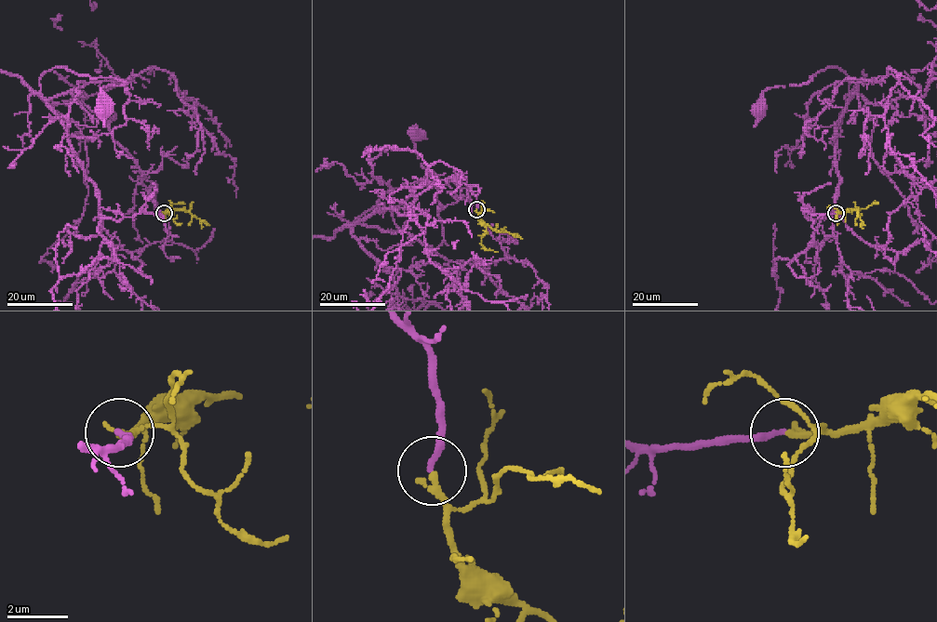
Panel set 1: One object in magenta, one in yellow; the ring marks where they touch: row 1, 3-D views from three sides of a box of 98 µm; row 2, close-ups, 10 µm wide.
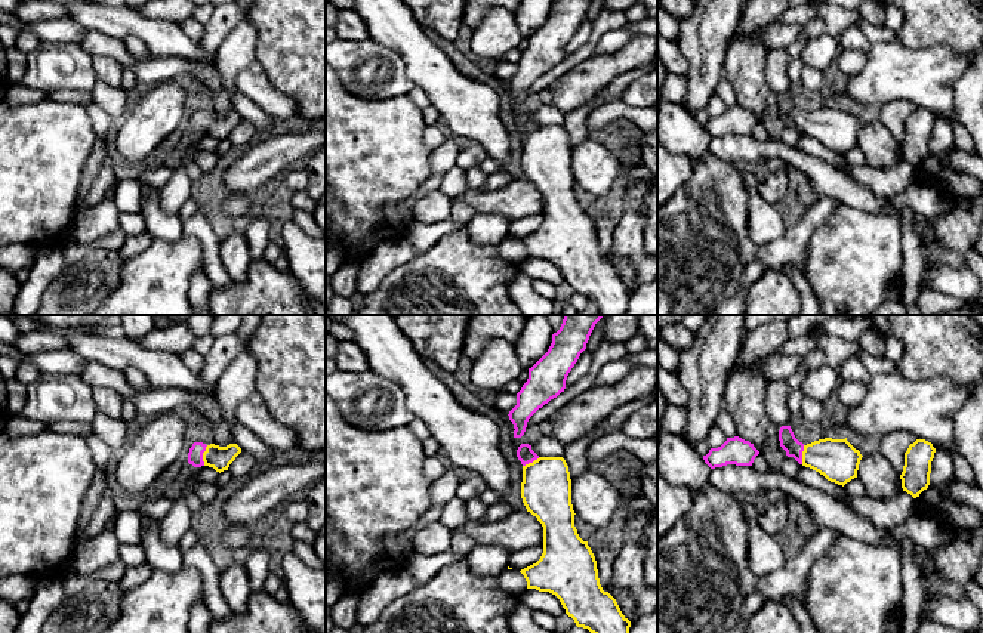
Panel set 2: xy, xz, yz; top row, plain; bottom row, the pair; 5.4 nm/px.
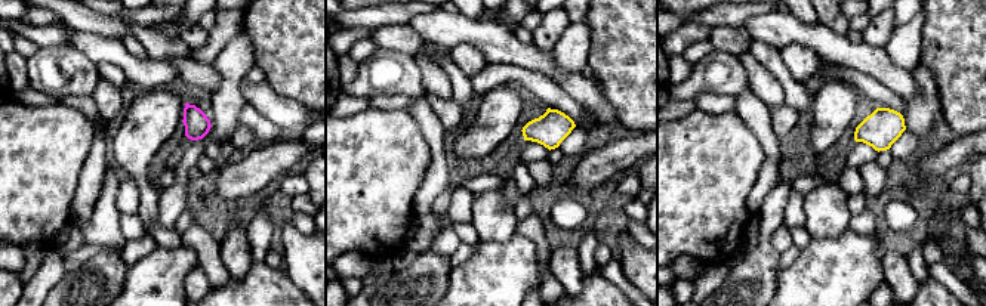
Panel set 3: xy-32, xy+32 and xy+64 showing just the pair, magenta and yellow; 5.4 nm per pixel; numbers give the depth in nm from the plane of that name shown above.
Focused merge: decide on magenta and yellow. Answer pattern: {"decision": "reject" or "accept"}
{"decision": "accept"}

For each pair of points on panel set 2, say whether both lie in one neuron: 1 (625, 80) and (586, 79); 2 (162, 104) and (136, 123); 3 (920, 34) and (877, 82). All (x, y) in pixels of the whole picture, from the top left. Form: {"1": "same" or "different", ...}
{"1": "different", "2": "same", "3": "different"}

